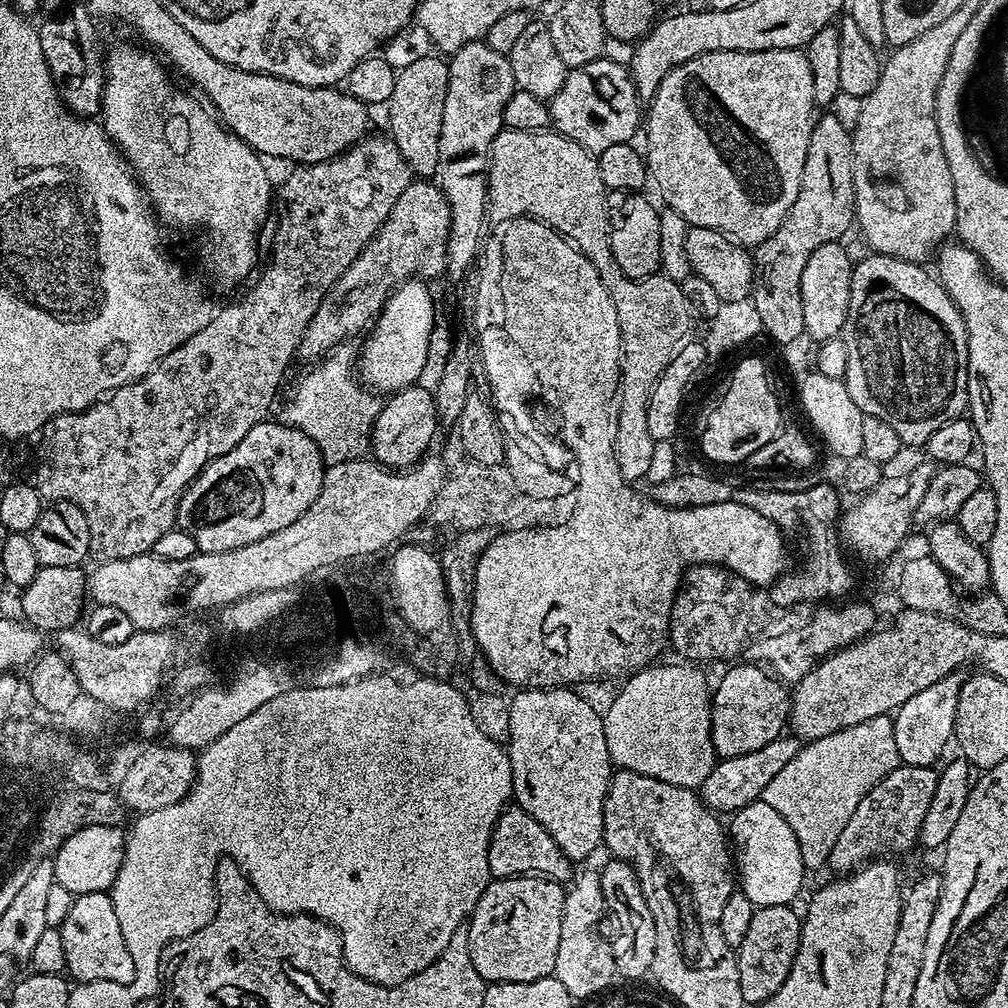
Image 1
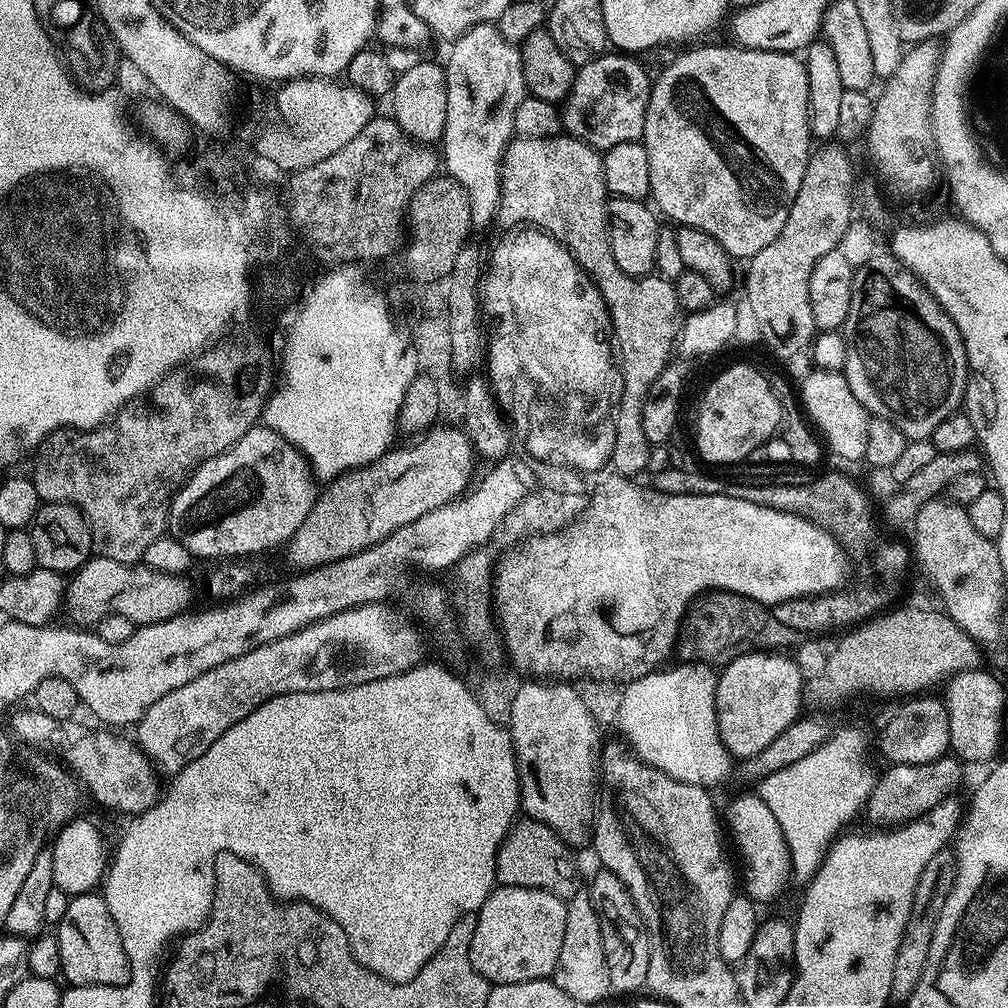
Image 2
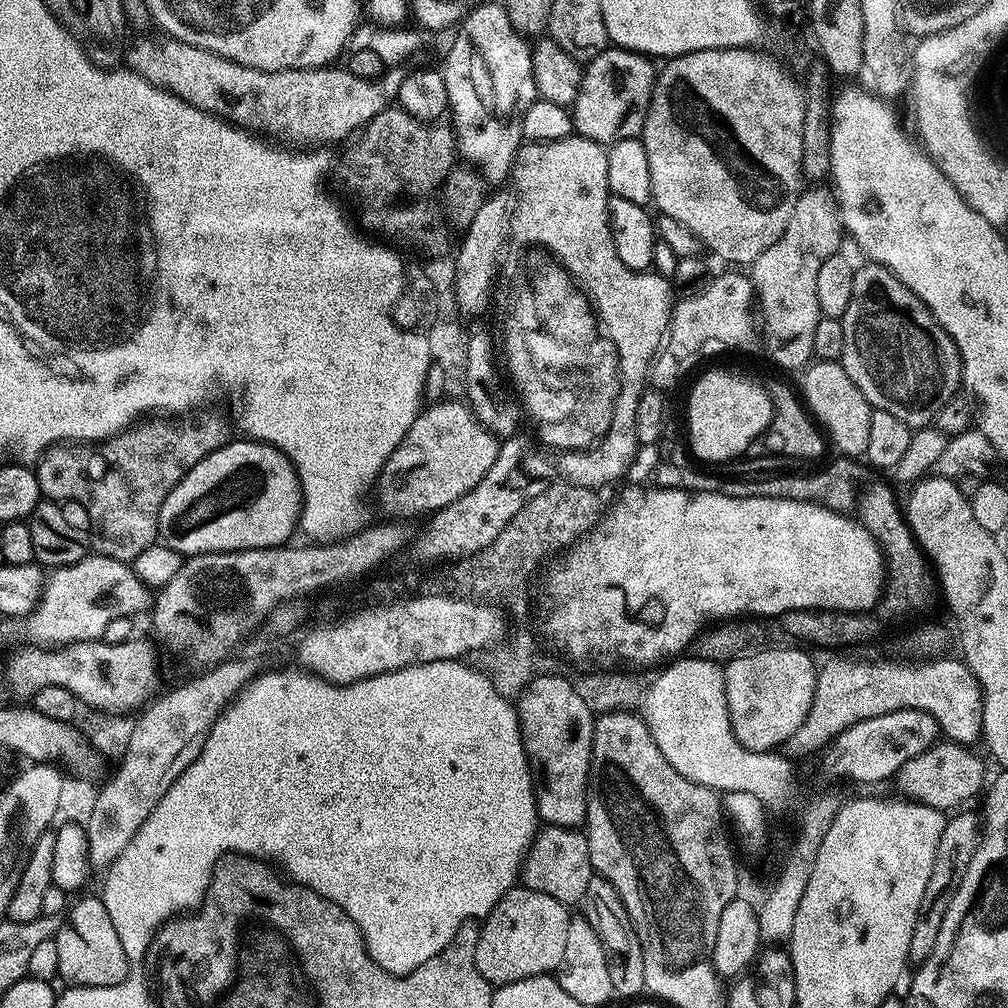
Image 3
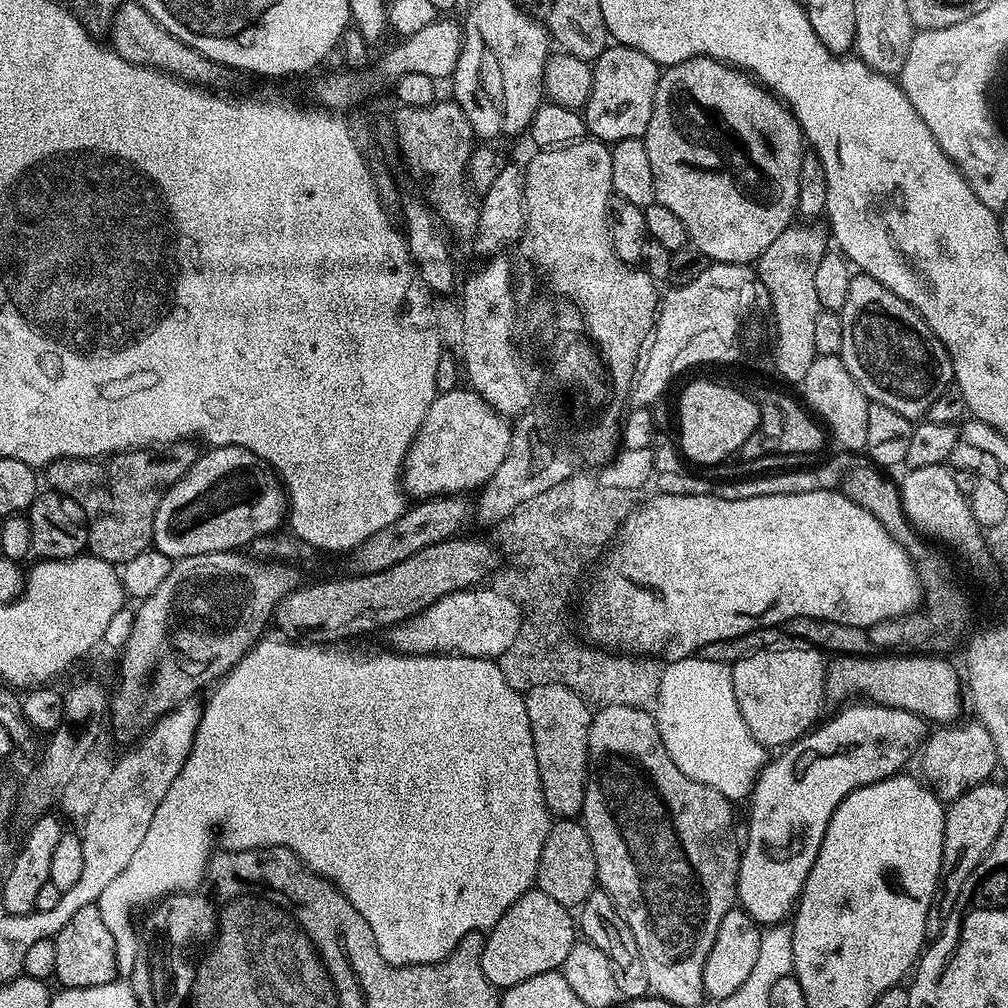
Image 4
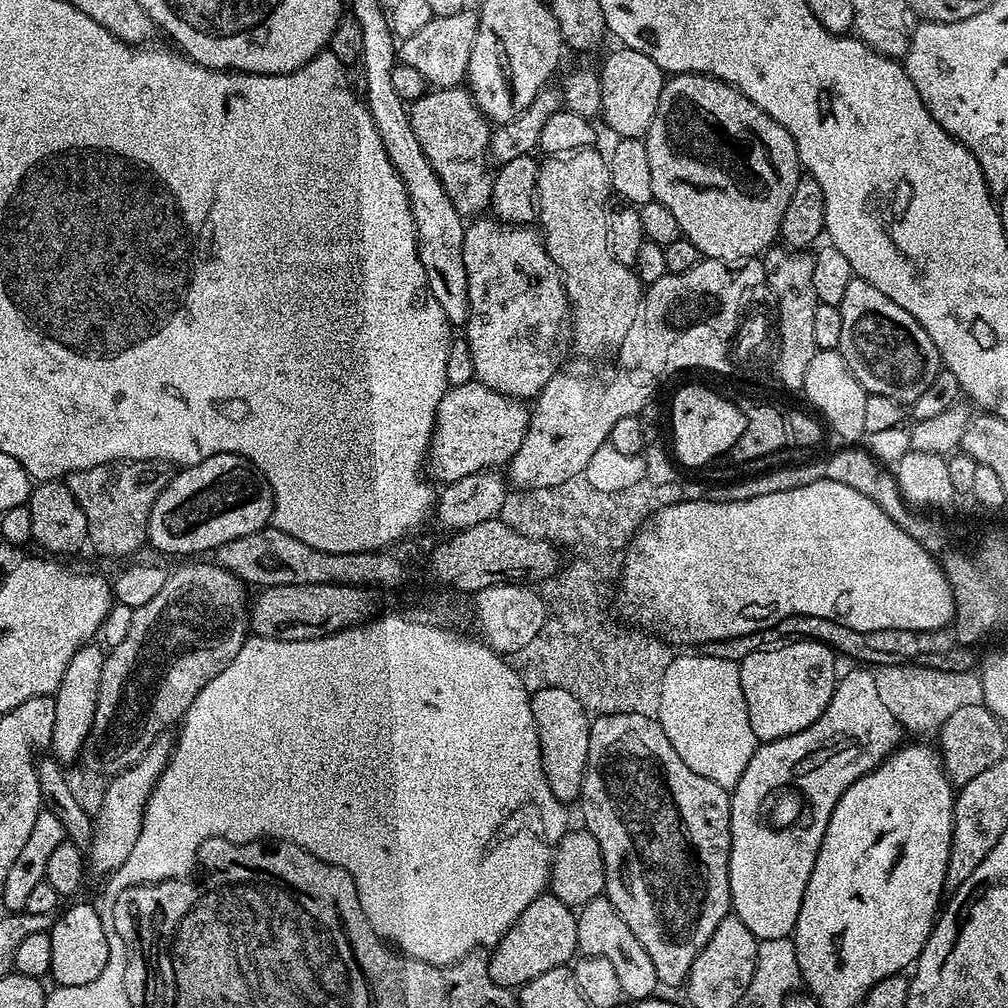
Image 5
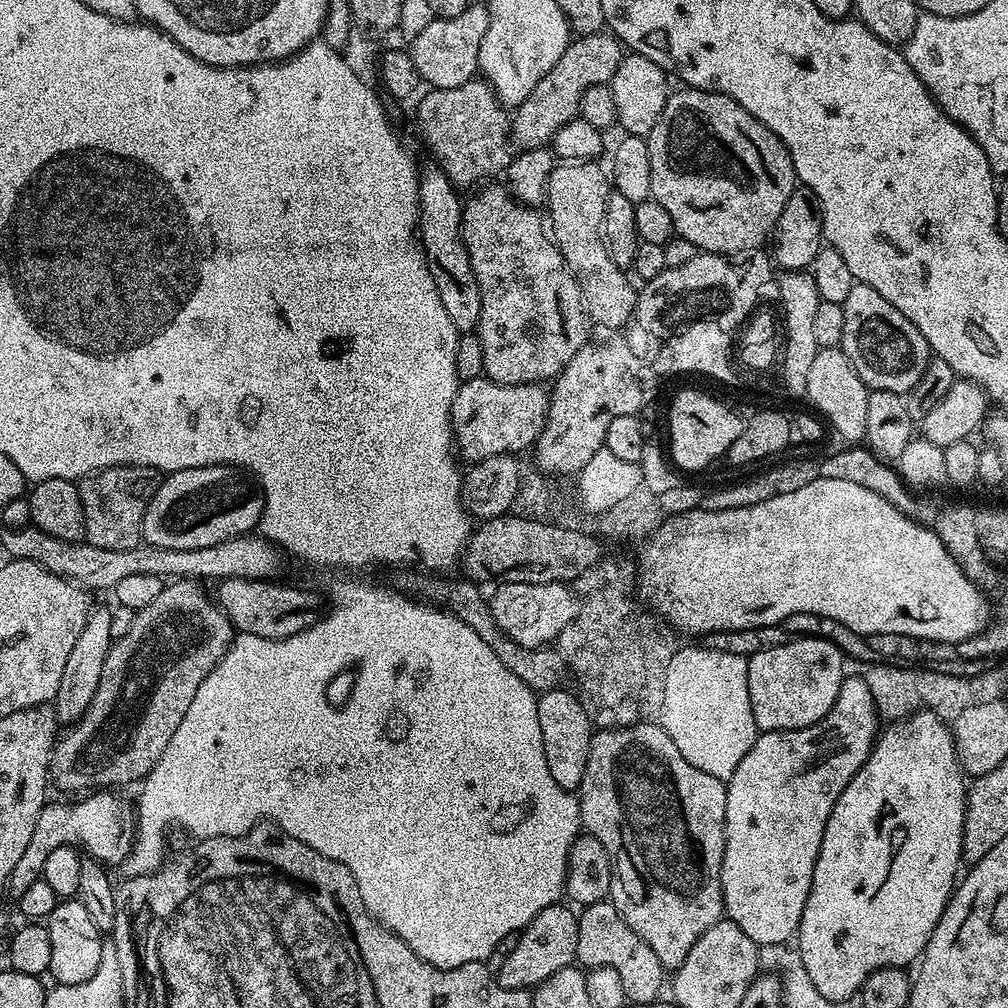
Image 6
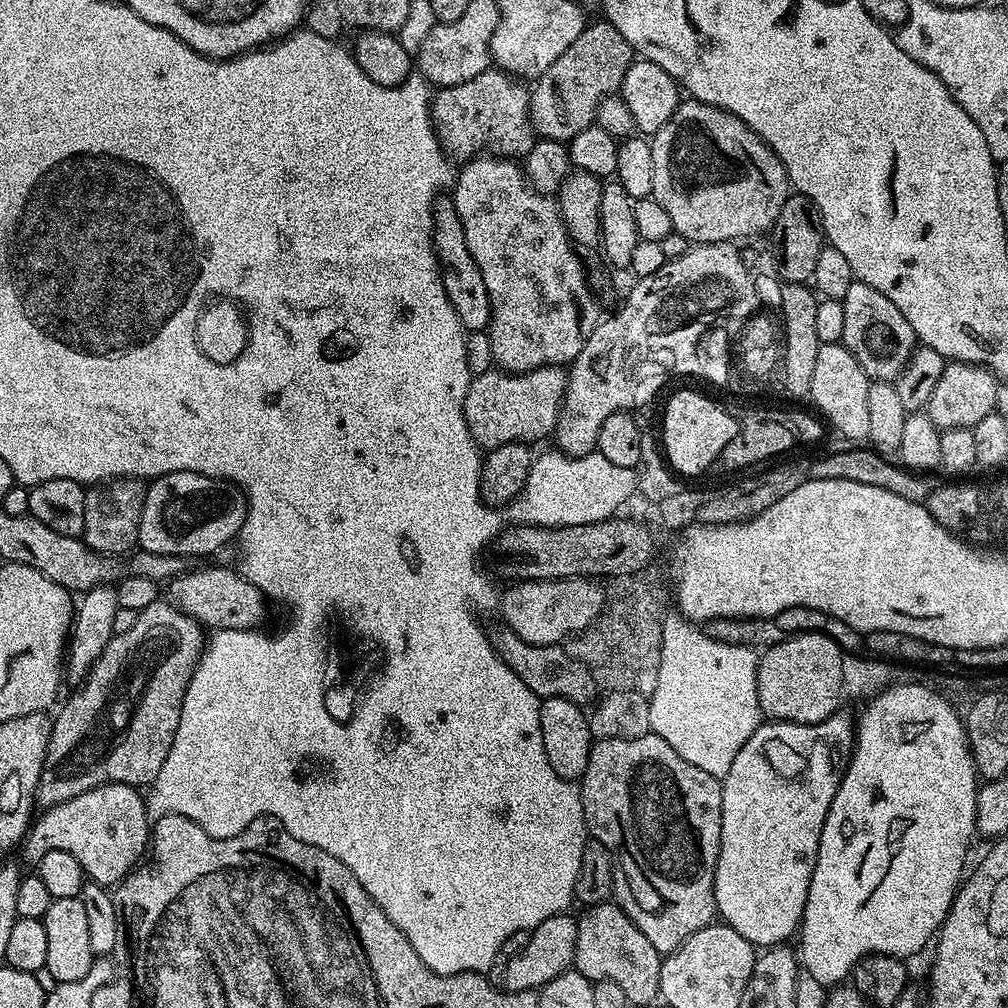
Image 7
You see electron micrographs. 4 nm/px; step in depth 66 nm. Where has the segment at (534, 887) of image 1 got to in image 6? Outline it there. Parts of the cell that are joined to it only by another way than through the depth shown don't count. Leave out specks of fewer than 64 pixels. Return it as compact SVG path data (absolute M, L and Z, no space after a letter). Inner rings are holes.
M564 902L551 904L522 929L515 937L516 945L509 950L508 957L501 962L500 972L498 968L498 979L502 986L531 990L546 978L550 978L554 970L567 968L576 960L578 916L575 911L572 913L571 910L573 911Z

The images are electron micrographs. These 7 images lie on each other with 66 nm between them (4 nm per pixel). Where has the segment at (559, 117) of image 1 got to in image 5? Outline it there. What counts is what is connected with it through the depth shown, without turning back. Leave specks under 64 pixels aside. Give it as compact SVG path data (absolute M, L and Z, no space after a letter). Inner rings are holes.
M616 46L605 58L604 65L598 68L598 75L602 86L599 119L604 120L610 131L617 132L617 137L639 140L647 136L650 122L654 122L654 110L658 110L658 98L662 98L666 73L654 61L646 58L646 54Z

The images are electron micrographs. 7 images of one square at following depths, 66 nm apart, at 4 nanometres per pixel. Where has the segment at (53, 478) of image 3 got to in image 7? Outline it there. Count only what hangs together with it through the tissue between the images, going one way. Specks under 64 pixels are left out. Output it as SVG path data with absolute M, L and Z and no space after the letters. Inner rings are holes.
M122 476L119 480L106 480L103 484L89 487L84 493L86 498L86 522L82 537L84 543L89 544L95 552L131 553L140 539L140 519L145 491L145 481L135 476Z

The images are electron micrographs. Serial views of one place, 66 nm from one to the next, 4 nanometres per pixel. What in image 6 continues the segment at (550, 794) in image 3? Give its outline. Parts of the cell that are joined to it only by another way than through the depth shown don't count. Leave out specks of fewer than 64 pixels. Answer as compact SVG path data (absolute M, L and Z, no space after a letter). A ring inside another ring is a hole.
M563 687L553 692L539 693L538 726L542 726L542 746L546 750L546 766L550 766L550 774L558 786L566 790L579 789L582 774L586 774L586 758L590 750L594 731L593 717L583 708L577 693L570 690L564 692Z

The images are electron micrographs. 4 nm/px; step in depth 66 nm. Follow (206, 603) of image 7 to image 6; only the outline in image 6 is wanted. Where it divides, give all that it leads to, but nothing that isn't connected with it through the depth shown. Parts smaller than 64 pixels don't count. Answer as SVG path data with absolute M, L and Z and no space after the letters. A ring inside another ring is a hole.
M230 578L229 580L221 580L215 585L216 592L214 591L214 599L217 604L220 605L220 608L226 615L228 615L228 620L231 622L233 629L237 633L246 635L246 636L257 636L258 638L270 638L271 640L285 640L291 636L297 636L302 630L312 627L317 619L318 613L316 613L316 596L312 592L303 592L300 588L291 588L288 584L276 584L280 582L269 582L267 580L243 580L242 578Z

